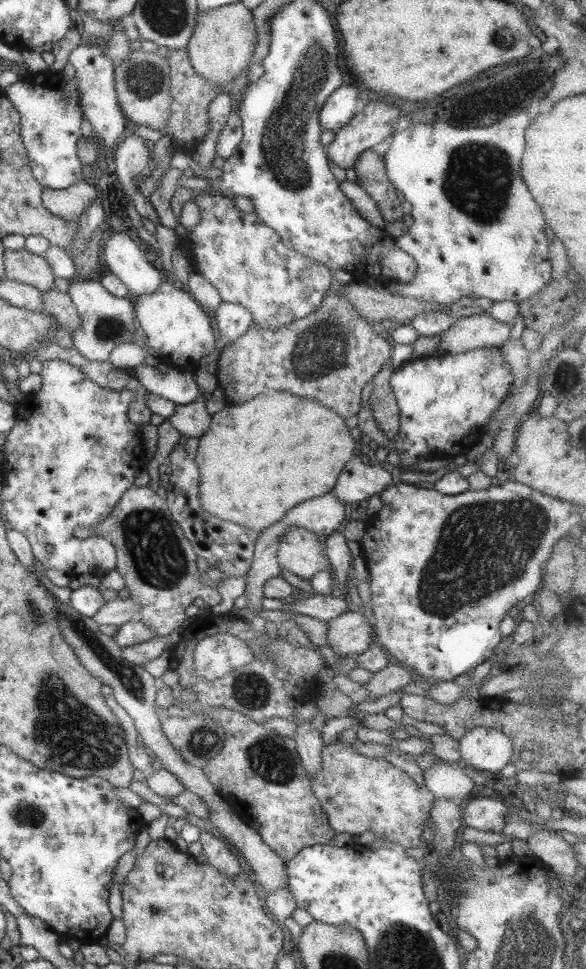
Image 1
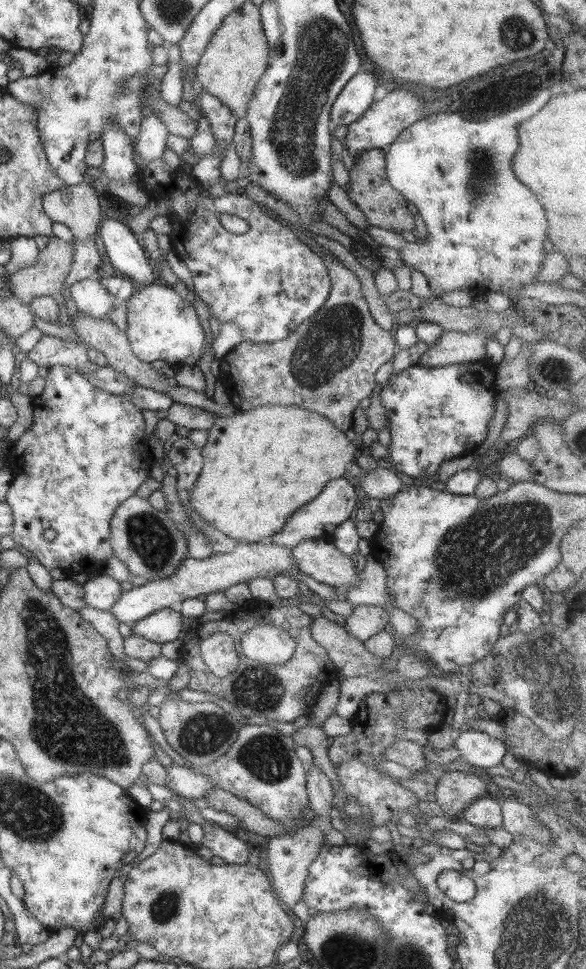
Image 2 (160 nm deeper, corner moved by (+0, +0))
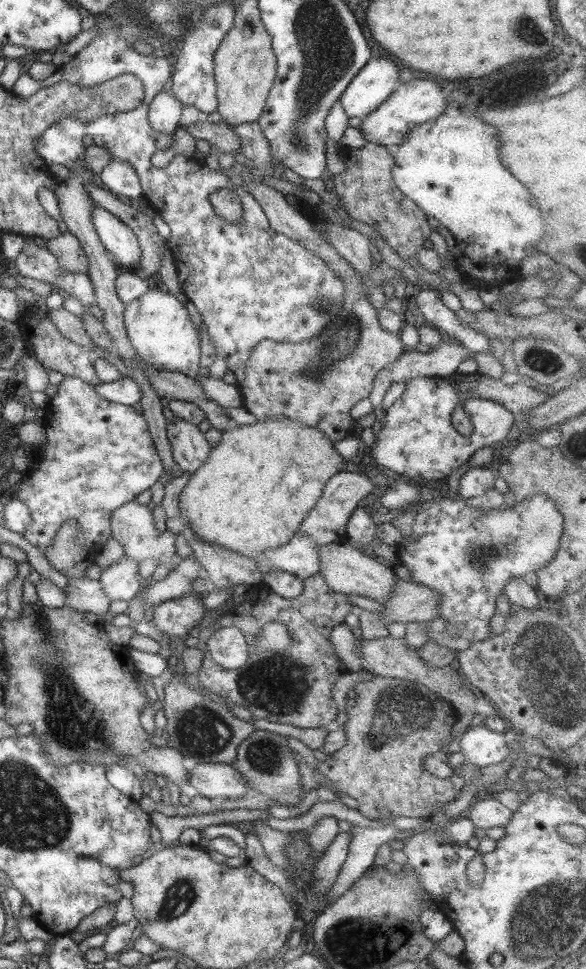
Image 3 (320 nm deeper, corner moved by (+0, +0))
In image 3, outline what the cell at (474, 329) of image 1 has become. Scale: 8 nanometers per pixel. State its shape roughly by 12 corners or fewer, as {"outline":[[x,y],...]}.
{"outline":[[442,340],[427,353],[406,350],[373,377],[368,395],[379,408],[393,382],[455,373],[472,354]]}

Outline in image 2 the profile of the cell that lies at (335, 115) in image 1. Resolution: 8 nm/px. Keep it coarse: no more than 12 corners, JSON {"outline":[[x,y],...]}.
{"outline":[[354,74],[331,105],[331,126],[349,126],[374,102],[377,78]]}

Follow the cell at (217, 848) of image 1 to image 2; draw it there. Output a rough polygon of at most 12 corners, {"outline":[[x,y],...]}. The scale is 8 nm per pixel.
{"outline":[[209,822],[205,846],[227,864],[248,862],[245,841]]}

